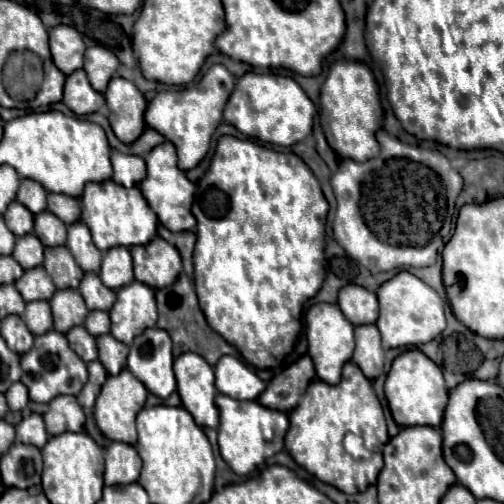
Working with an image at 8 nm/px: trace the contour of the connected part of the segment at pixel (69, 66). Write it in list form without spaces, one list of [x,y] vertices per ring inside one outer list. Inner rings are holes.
[[[56,25],[50,29],[50,49],[52,59],[56,67],[70,75],[76,69],[82,69],[82,57],[86,51],[86,45],[82,41],[82,35],[70,27],[70,25]]]

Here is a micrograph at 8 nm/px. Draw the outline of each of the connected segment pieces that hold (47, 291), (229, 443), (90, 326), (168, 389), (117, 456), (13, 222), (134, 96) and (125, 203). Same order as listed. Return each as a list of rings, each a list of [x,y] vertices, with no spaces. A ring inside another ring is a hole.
[[[36,267],[36,269],[28,269],[24,273],[24,277],[20,277],[20,281],[14,283],[16,289],[20,291],[20,295],[24,297],[24,301],[36,301],[36,299],[50,299],[56,291],[52,277],[48,277],[44,267]]]
[[[216,395],[216,407],[220,409],[218,445],[222,459],[238,475],[248,475],[266,459],[284,449],[284,433],[288,431],[288,415],[276,409],[264,409],[258,401],[238,401],[228,395]]]
[[[90,311],[88,317],[86,317],[86,321],[84,321],[84,327],[86,327],[88,333],[92,333],[94,337],[108,333],[110,326],[109,313],[106,313],[106,311]]]
[[[146,329],[130,345],[128,369],[132,369],[132,373],[144,381],[146,389],[160,399],[166,399],[176,389],[172,361],[172,339],[164,329]]]
[[[112,441],[104,453],[106,453],[106,471],[104,471],[106,485],[134,483],[138,479],[142,461],[132,445]]]
[[[12,201],[12,205],[8,205],[8,209],[6,209],[6,213],[2,217],[4,217],[8,229],[12,229],[12,233],[16,237],[32,233],[34,215],[28,213],[28,209],[24,209],[24,205],[20,205],[18,201]]]
[[[112,77],[112,81],[108,83],[108,89],[104,91],[104,99],[110,109],[108,119],[110,119],[114,135],[122,143],[136,141],[146,127],[144,95],[136,89],[132,81],[122,77]]]
[[[112,179],[102,181],[102,183],[88,183],[84,187],[80,201],[82,201],[82,209],[84,209],[82,219],[88,225],[94,245],[100,251],[108,251],[110,247],[116,247],[116,245],[122,245],[122,247],[144,245],[144,243],[152,241],[152,237],[156,235],[158,217],[148,207],[148,203],[144,201],[138,187],[124,189],[122,185],[116,185]]]

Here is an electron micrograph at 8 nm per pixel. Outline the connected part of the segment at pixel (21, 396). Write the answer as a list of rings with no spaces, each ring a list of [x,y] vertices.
[[[16,381],[16,385],[12,385],[12,389],[8,389],[8,393],[6,393],[6,401],[12,411],[22,411],[30,401],[26,385],[22,381]]]

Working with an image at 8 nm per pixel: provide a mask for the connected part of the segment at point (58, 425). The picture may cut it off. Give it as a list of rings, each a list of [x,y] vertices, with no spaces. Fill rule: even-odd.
[[[60,395],[48,403],[48,413],[44,413],[44,423],[50,435],[60,435],[64,431],[82,431],[84,411],[80,409],[76,397]]]

